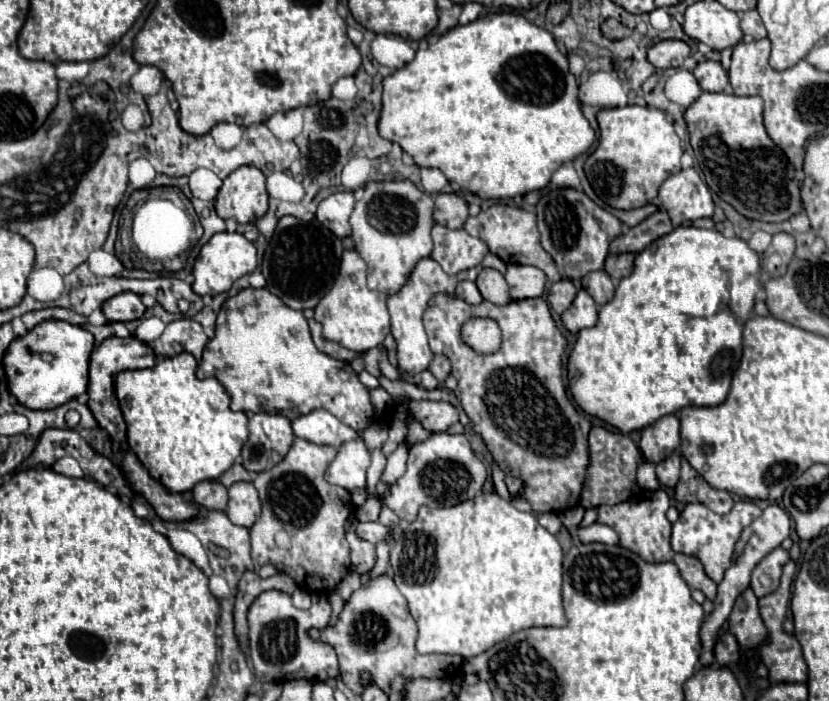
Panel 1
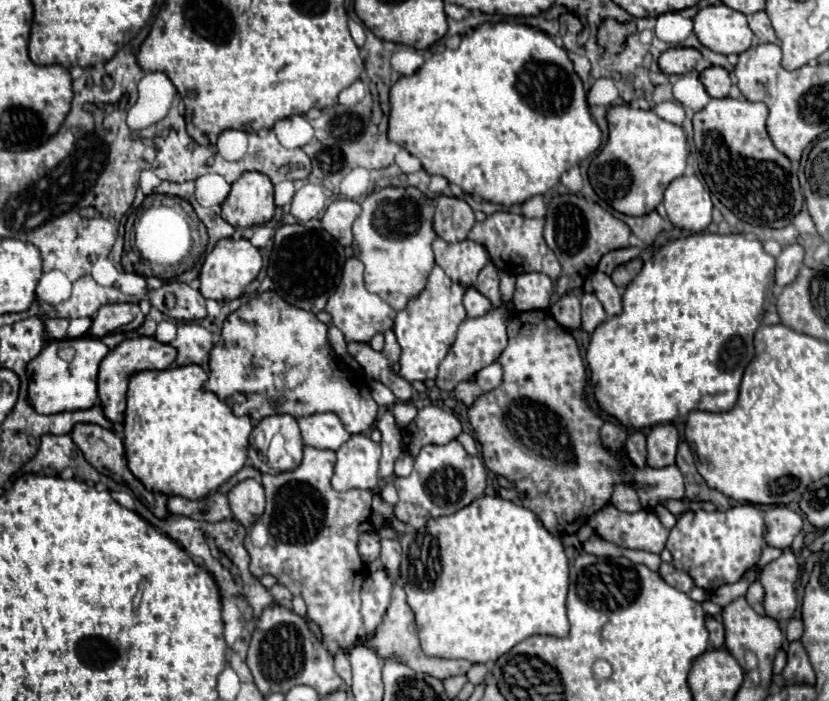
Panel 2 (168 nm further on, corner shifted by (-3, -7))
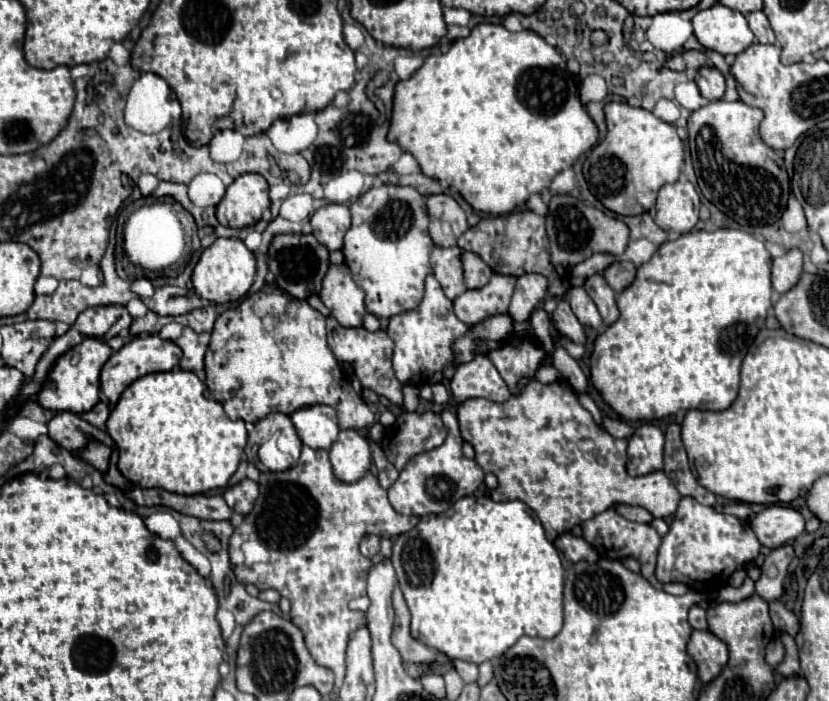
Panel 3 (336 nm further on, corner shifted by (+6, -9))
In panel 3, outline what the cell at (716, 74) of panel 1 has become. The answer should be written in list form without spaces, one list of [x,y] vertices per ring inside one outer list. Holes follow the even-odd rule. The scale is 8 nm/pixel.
[[[701,67],[701,69],[697,71],[695,83],[697,83],[701,95],[703,95],[707,101],[721,99],[723,93],[725,93],[725,79],[723,79],[723,75],[719,73],[719,69],[715,69],[715,67]]]

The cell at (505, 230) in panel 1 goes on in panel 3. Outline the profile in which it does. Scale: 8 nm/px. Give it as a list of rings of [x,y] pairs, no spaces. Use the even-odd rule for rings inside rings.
[[[519,211],[519,213],[481,219],[475,227],[469,227],[467,233],[459,237],[459,247],[465,251],[477,253],[495,273],[501,273],[501,275],[519,277],[525,273],[541,273],[549,277],[553,271],[549,263],[545,219],[531,211]]]

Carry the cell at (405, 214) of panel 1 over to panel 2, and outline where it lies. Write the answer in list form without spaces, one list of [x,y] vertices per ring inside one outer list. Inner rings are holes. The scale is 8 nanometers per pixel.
[[[386,187],[362,201],[362,213],[354,221],[352,249],[366,267],[366,289],[380,295],[396,311],[402,311],[412,297],[420,295],[434,267],[432,241],[436,233],[432,229],[432,217],[434,201],[416,187]]]

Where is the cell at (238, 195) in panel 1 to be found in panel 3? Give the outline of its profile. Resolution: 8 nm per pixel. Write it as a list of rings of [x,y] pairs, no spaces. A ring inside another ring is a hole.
[[[255,173],[241,175],[227,187],[225,197],[217,205],[217,221],[233,229],[251,227],[261,219],[269,203],[267,181]]]

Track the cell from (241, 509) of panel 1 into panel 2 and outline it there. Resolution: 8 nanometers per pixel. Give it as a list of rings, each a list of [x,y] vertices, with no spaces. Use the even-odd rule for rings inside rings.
[[[256,479],[240,481],[228,493],[232,517],[240,521],[244,527],[254,525],[264,513],[264,487]]]

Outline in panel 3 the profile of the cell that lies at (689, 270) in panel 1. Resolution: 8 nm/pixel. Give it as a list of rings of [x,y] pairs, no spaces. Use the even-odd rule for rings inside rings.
[[[739,227],[736,229],[717,229],[717,231],[695,231],[695,233],[685,233],[675,241],[663,243],[657,253],[643,263],[637,269],[635,281],[617,295],[617,305],[621,311],[621,317],[609,325],[601,335],[597,335],[593,343],[593,353],[589,359],[589,369],[591,369],[591,381],[593,387],[601,393],[603,401],[619,413],[627,421],[653,421],[653,419],[663,419],[669,415],[675,415],[677,411],[689,411],[689,409],[701,409],[701,411],[723,411],[727,409],[733,399],[737,397],[739,389],[739,369],[743,363],[743,357],[747,353],[747,343],[757,335],[765,321],[765,313],[771,307],[771,255],[765,249],[760,236],[749,234],[749,229],[760,229],[760,227]]]

